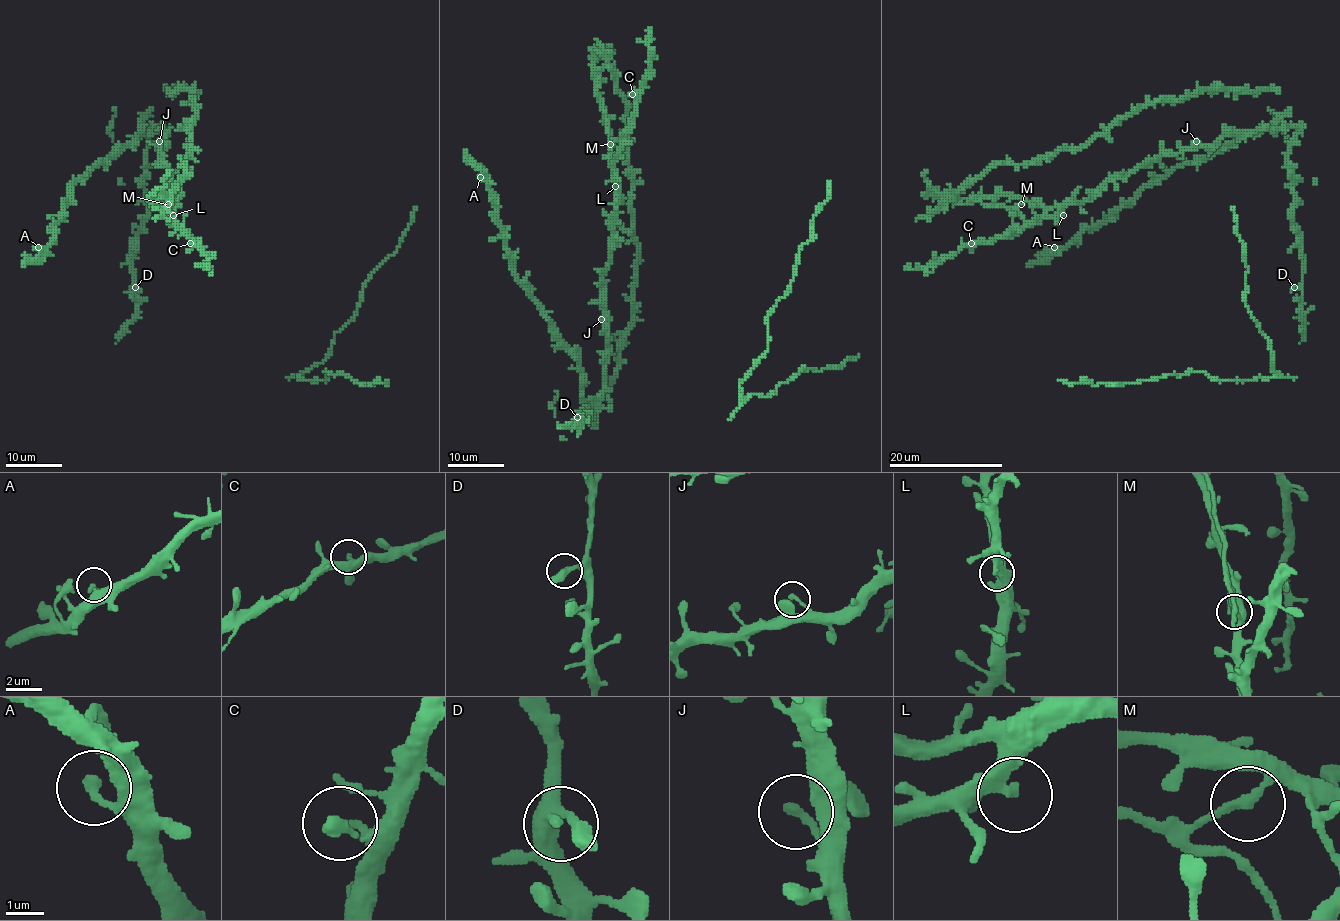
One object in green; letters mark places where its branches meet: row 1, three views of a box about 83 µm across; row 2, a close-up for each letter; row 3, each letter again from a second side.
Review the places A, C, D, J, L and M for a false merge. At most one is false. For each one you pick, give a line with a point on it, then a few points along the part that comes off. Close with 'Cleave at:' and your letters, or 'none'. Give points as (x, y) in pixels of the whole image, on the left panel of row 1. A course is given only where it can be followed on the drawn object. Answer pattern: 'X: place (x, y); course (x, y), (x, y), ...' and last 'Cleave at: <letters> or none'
M: place (168, 204); course (169, 205), (166, 208), (159, 202), (155, 203), (163, 195), (163, 179), (170, 169)
Cleave at: M

